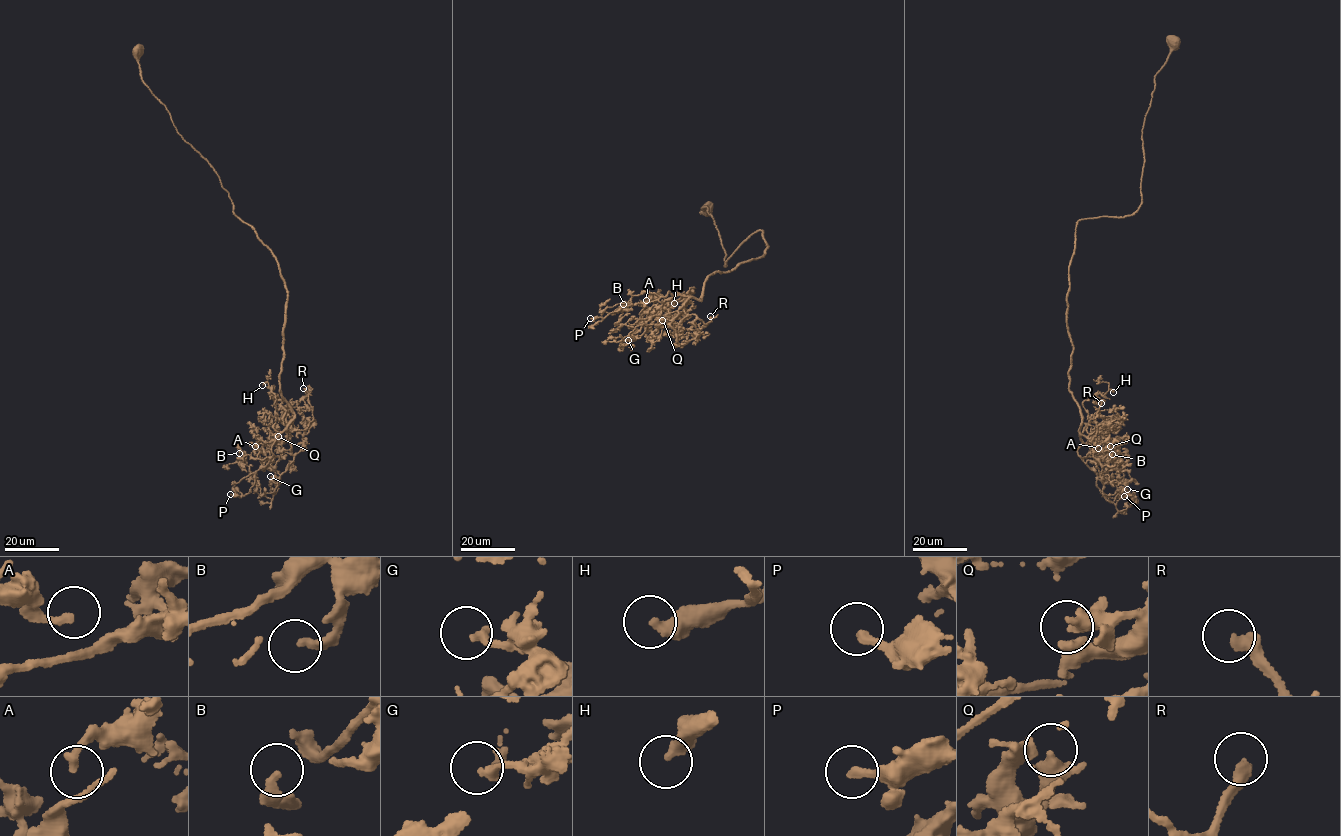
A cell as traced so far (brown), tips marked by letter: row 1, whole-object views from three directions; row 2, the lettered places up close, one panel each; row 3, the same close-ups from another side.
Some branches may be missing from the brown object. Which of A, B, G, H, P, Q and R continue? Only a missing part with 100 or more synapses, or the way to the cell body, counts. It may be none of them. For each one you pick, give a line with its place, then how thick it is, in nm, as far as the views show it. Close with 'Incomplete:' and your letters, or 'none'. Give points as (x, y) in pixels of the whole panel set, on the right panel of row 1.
R: place (1101, 403); calibre 360 nm
Incomplete: R

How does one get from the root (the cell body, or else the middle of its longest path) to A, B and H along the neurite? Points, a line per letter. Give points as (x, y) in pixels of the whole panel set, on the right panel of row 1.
A: (1174, 43), (1142, 127), (1140, 207), (1075, 231), (1069, 389), (1077, 453), (1098, 448)
B: (1174, 43), (1142, 127), (1140, 207), (1078, 221), (1069, 268), (1077, 453), (1112, 454)
H: (1174, 43), (1142, 127), (1140, 207), (1075, 231), (1067, 328), (1080, 435), (1083, 402), (1113, 392)

